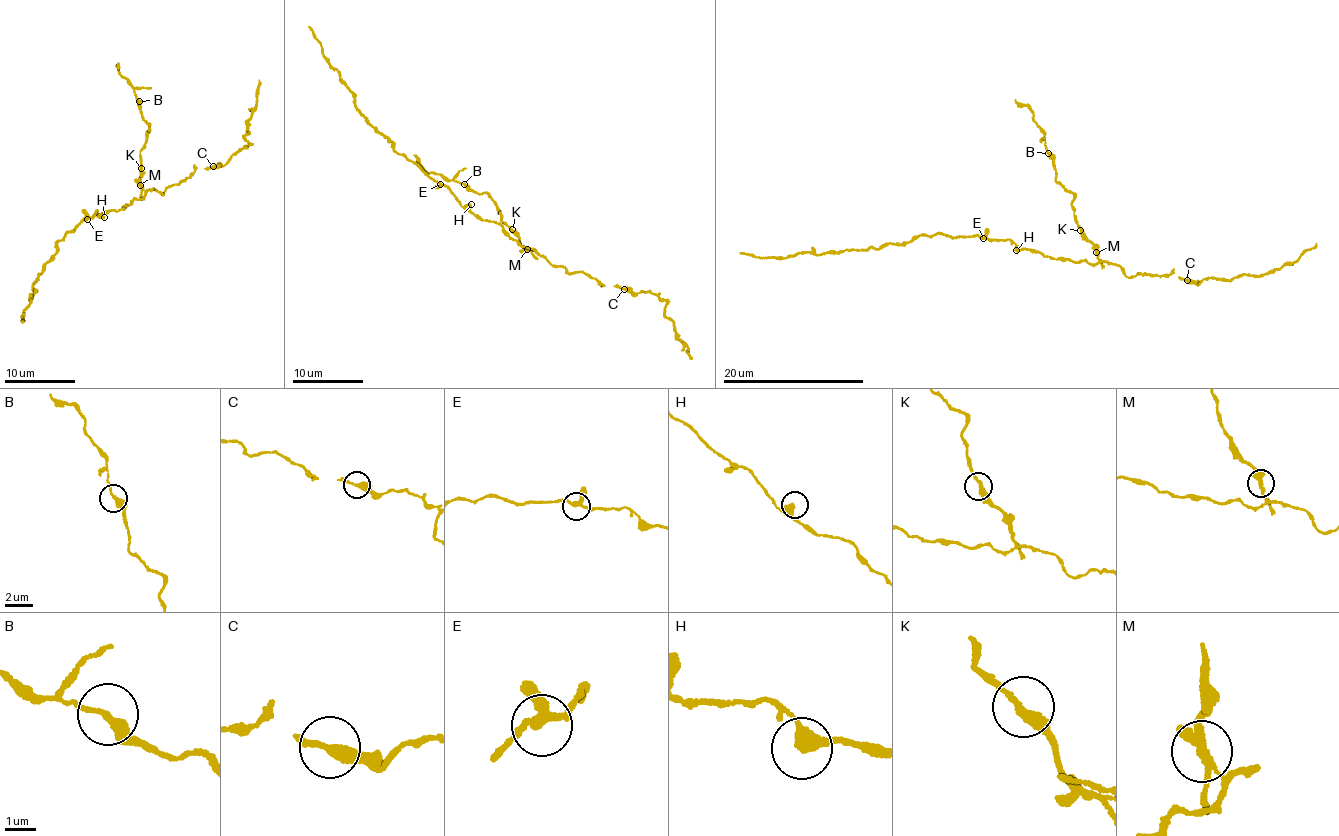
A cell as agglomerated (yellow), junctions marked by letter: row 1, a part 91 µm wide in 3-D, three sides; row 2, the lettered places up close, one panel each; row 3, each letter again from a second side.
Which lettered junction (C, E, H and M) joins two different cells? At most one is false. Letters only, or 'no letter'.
M

